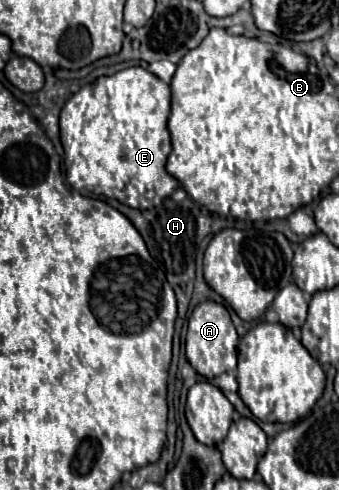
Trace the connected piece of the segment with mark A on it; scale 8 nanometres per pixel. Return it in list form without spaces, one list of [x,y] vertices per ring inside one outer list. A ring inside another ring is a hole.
[[[214,301],[200,303],[188,321],[188,333],[186,333],[186,357],[190,365],[202,377],[214,379],[226,371],[236,369],[236,347],[238,347],[238,335],[232,325],[228,309],[224,309],[224,305]]]

